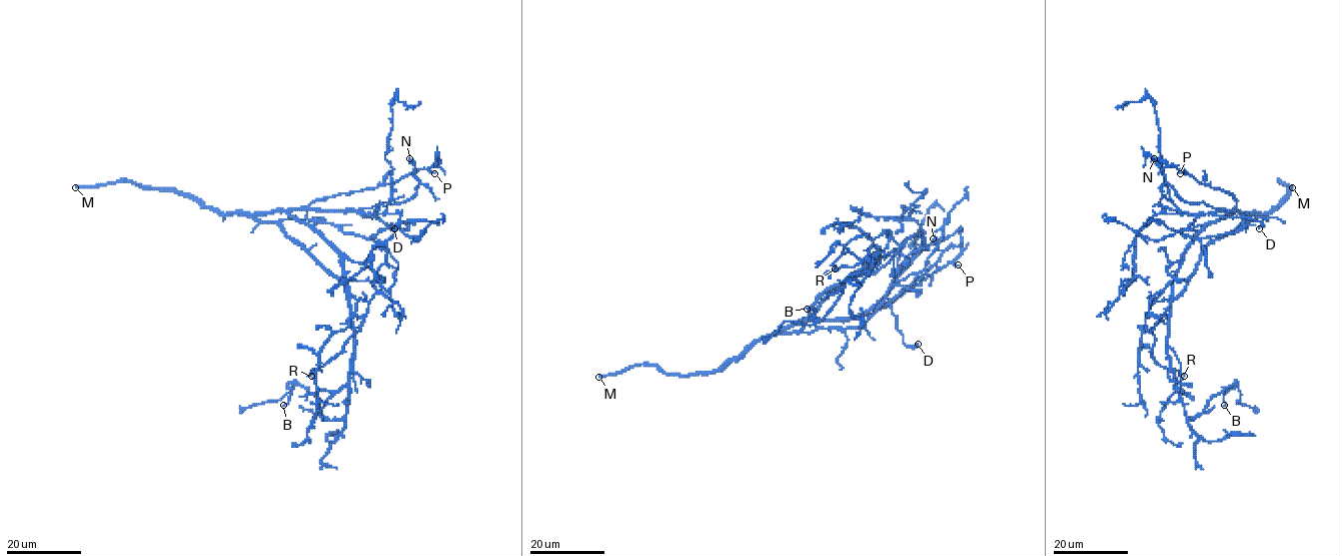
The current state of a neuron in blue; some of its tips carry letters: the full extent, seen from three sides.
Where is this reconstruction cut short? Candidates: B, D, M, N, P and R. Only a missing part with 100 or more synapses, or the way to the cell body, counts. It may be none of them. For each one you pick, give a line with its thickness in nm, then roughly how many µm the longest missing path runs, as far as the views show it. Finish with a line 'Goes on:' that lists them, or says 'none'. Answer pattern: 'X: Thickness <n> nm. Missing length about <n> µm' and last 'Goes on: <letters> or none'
M: Thickness 360 nm. Missing length about 300 µm
Goes on: M

